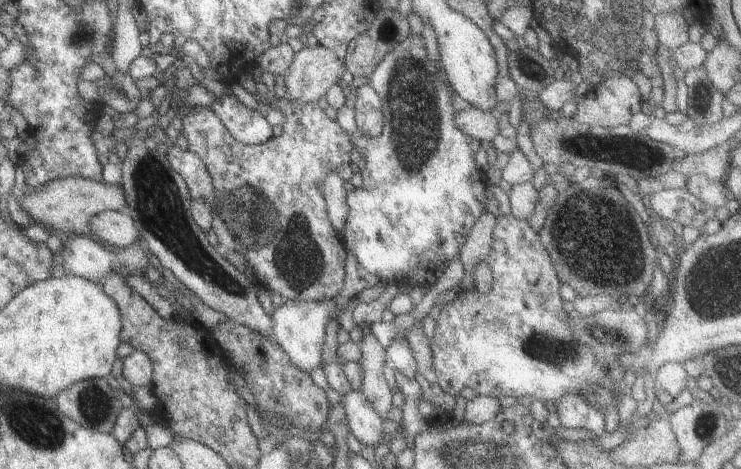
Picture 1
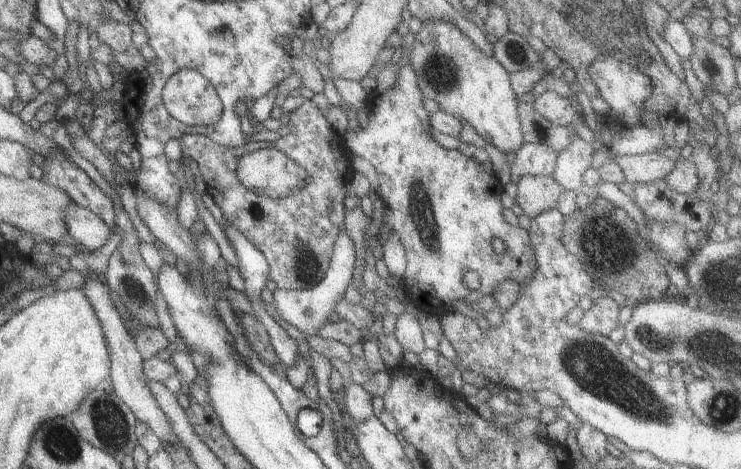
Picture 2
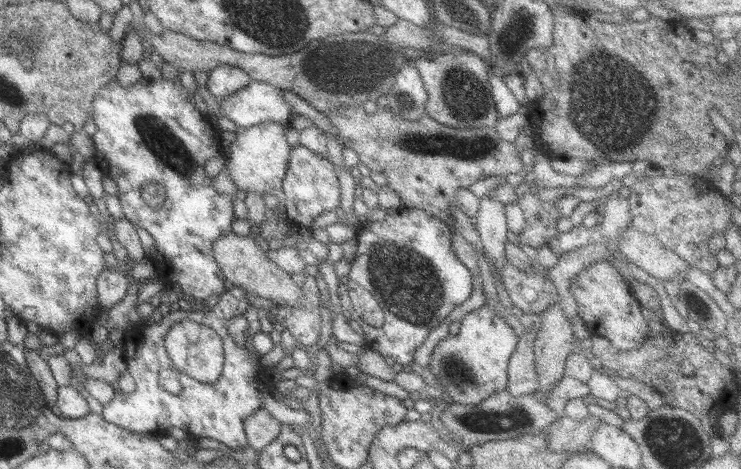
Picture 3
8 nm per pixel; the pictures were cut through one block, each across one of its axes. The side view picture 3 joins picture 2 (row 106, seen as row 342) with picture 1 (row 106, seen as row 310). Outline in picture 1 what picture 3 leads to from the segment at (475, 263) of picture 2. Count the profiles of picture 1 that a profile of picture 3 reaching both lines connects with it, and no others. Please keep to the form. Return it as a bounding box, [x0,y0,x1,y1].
[336,32,488,284]

